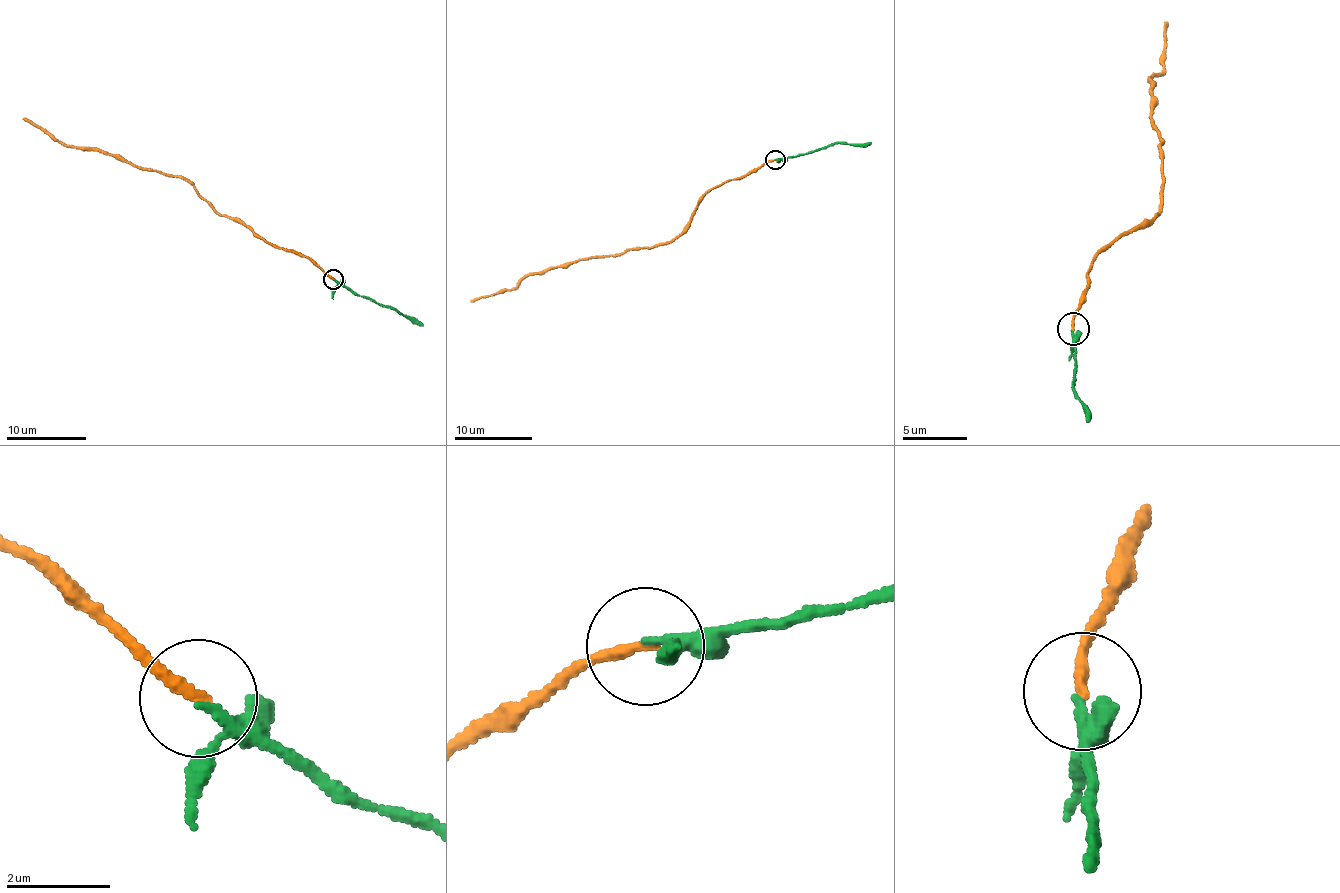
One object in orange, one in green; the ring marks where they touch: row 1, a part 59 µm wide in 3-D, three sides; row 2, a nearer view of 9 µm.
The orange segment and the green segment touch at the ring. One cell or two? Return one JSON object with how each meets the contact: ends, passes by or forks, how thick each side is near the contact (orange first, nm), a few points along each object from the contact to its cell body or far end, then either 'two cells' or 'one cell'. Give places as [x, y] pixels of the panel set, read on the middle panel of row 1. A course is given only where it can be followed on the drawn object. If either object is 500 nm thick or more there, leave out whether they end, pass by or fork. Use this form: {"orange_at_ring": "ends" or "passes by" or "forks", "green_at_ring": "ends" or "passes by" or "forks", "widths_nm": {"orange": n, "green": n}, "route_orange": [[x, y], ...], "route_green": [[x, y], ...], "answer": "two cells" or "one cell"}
{"orange_at_ring": "ends", "green_at_ring": "passes by", "widths_nm": {"orange": 240, "green": 160}, "route_orange": [[774, 160], [703, 197], [690, 225], [669, 242], [528, 274], [513, 288], [471, 302]], "route_green": [[775, 158], [803, 155], [829, 144], [870, 143]], "answer": "one cell"}

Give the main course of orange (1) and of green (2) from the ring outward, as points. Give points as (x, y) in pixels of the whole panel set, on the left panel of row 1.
1: (333, 278), (307, 258), (275, 248), (217, 211), (185, 180), (54, 140), (23, 118)
2: (333, 281), (414, 317), (422, 325)

